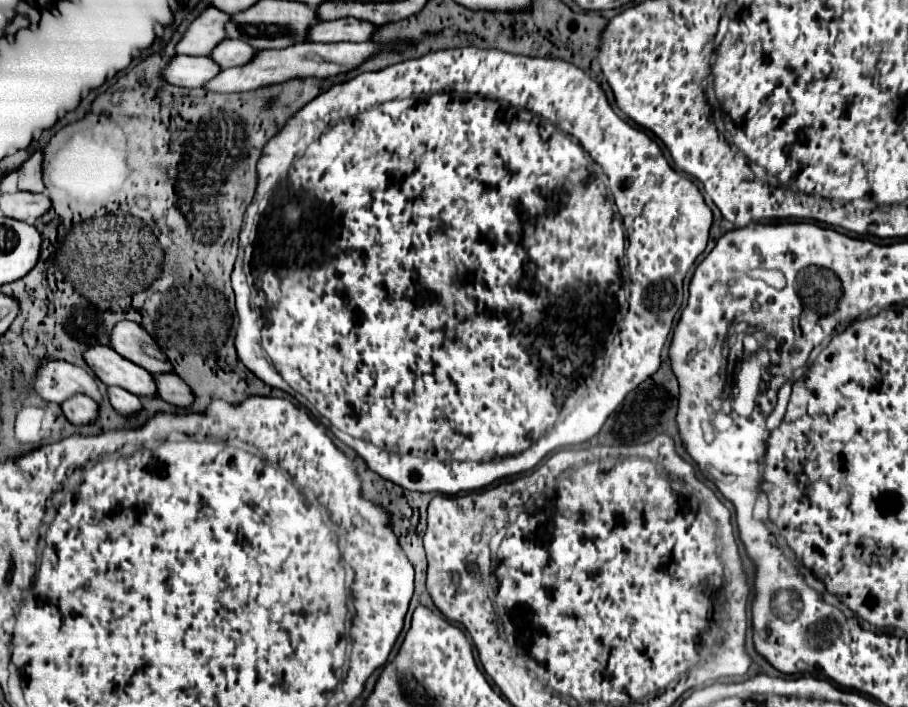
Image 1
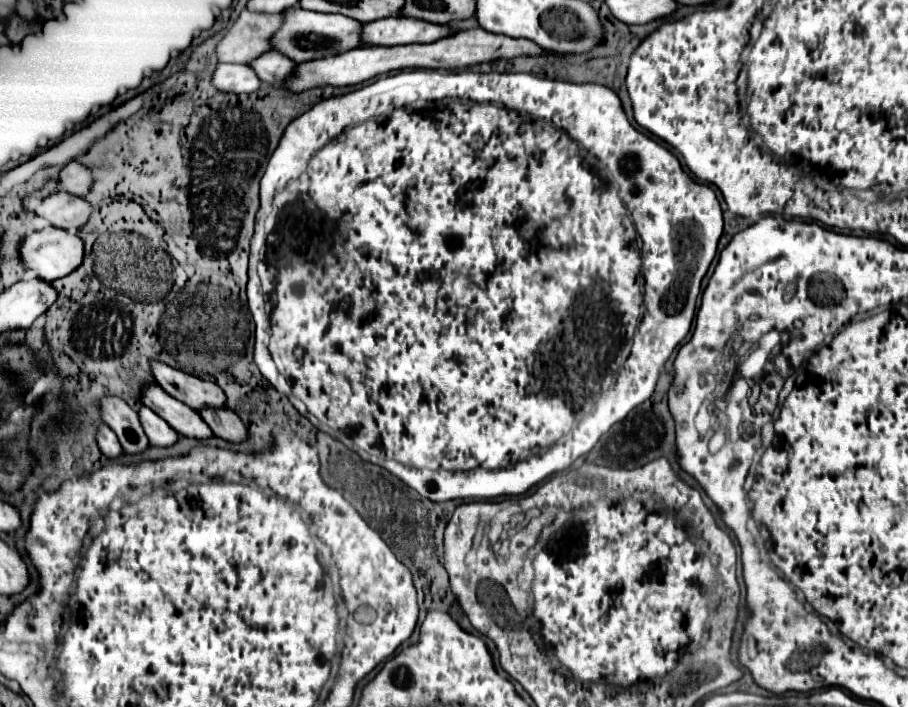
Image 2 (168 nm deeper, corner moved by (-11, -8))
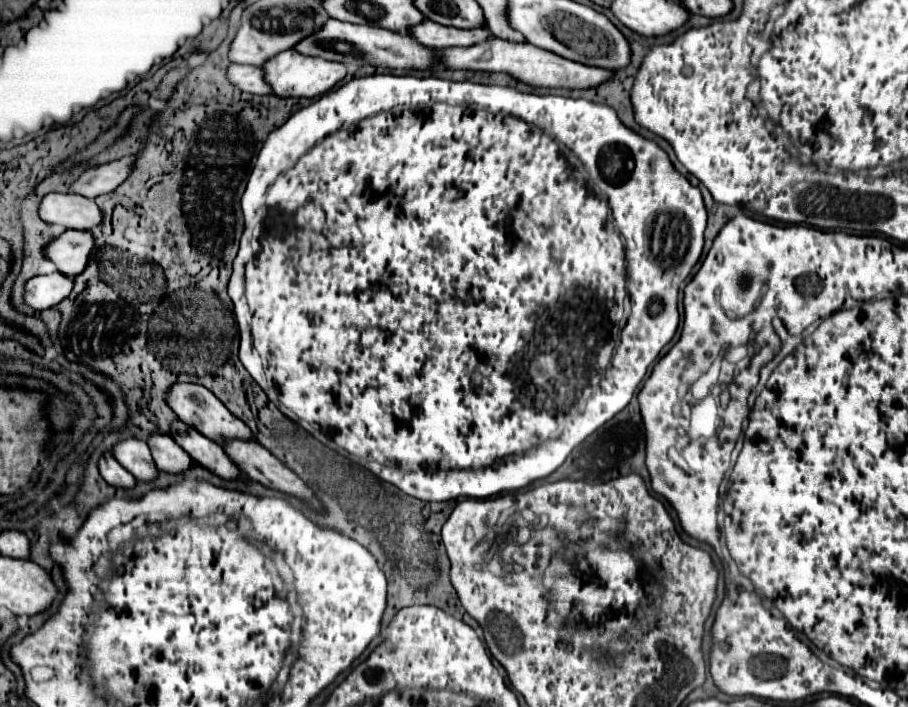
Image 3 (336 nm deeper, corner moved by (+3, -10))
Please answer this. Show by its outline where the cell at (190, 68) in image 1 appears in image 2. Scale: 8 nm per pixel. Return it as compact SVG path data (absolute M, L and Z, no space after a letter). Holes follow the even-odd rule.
M218 64L212 82L222 92L256 92L260 88L260 78L250 66L244 64Z

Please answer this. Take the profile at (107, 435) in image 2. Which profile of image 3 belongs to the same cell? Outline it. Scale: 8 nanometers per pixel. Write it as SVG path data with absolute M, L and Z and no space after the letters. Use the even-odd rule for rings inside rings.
M104 452L98 460L98 470L100 470L100 476L112 484L112 486L124 486L124 488L130 488L136 484L134 476L130 472L126 472L126 468L122 468L116 458L110 454L110 452Z

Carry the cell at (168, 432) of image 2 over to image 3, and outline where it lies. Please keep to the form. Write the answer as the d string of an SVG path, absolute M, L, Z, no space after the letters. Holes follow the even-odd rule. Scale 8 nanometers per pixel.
M150 432L146 442L150 446L150 452L152 452L152 458L154 458L158 470L178 474L192 466L192 460L188 458L188 454L168 434Z

